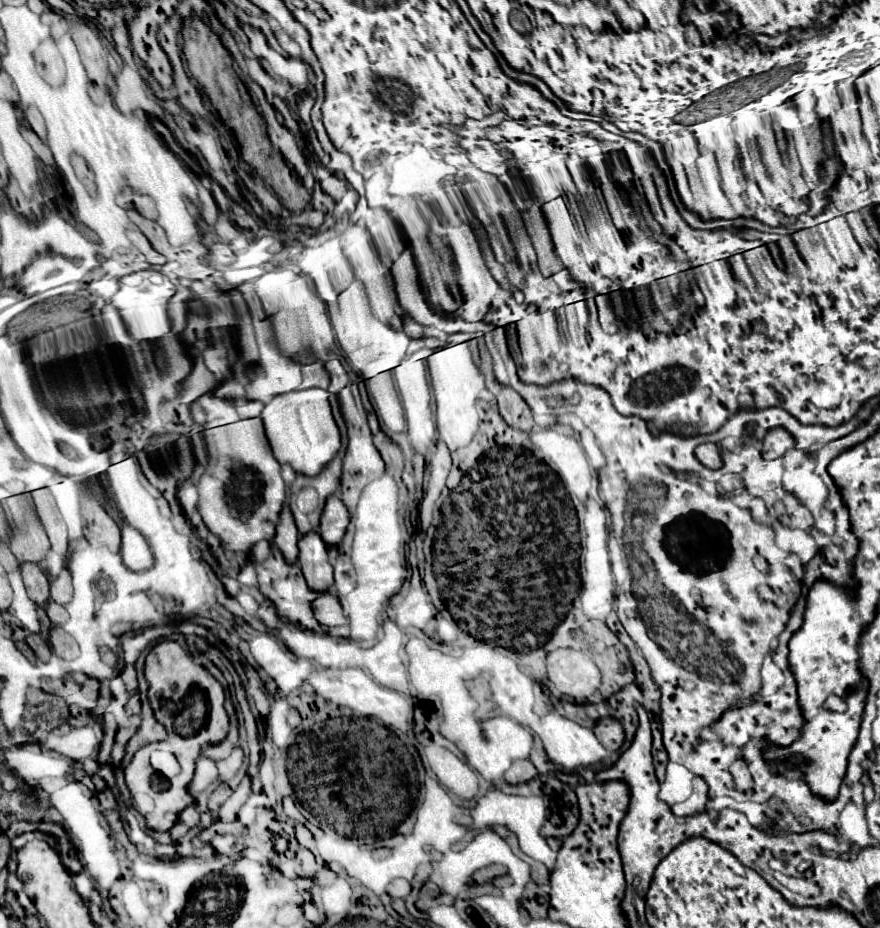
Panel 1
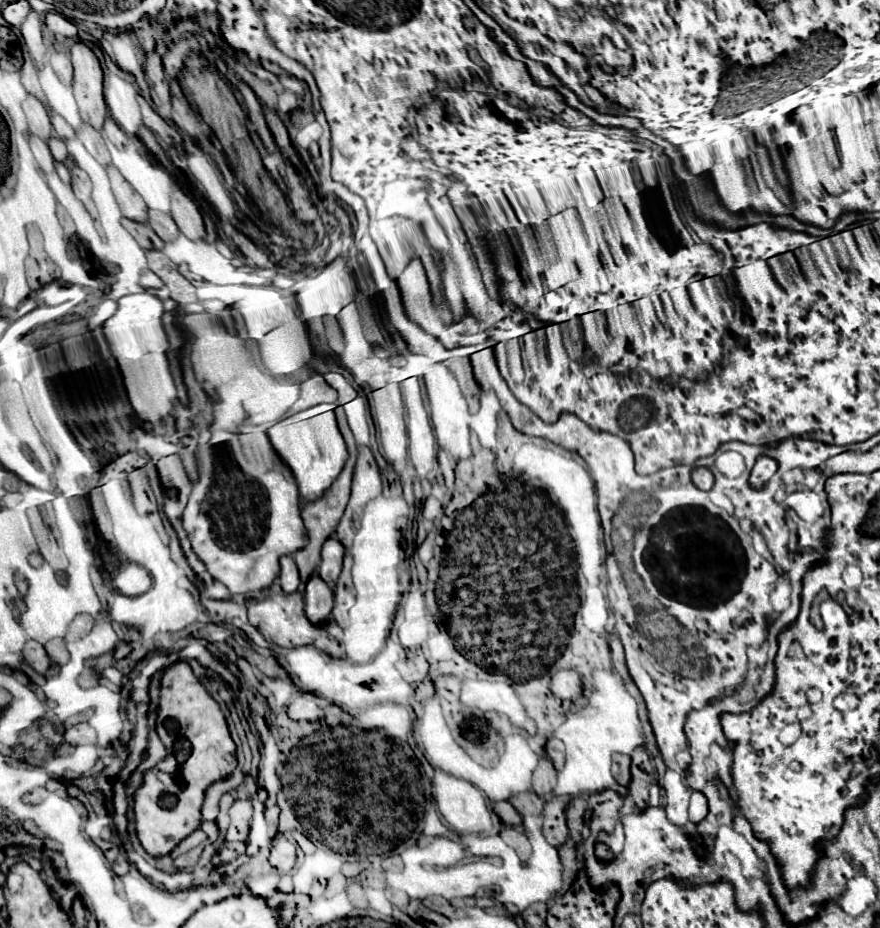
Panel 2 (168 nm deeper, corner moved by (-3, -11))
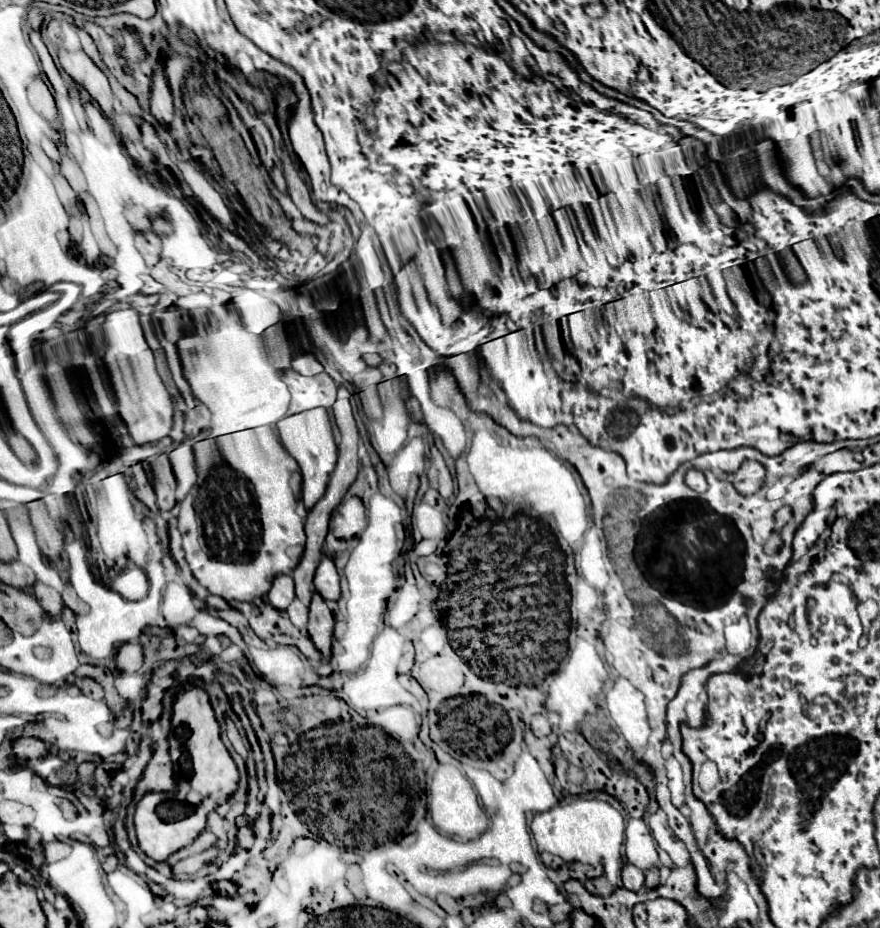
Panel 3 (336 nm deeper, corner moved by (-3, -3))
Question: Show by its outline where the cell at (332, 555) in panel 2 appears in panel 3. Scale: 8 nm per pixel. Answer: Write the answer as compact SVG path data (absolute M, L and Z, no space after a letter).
M323 557L317 571L315 571L315 591L325 599L325 601L339 601L341 591L339 591L339 573L329 557Z

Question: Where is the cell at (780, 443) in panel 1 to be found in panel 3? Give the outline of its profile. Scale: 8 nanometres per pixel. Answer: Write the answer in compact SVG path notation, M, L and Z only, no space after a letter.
M745 461L739 467L739 471L735 471L735 475L731 477L731 483L741 495L753 495L761 489L763 479L765 479L763 465L759 465L757 461Z

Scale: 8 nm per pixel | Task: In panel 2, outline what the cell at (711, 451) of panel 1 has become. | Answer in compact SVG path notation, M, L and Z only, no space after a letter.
M695 467L691 477L693 477L693 483L703 491L709 491L713 487L713 483L715 483L715 475L707 467Z

